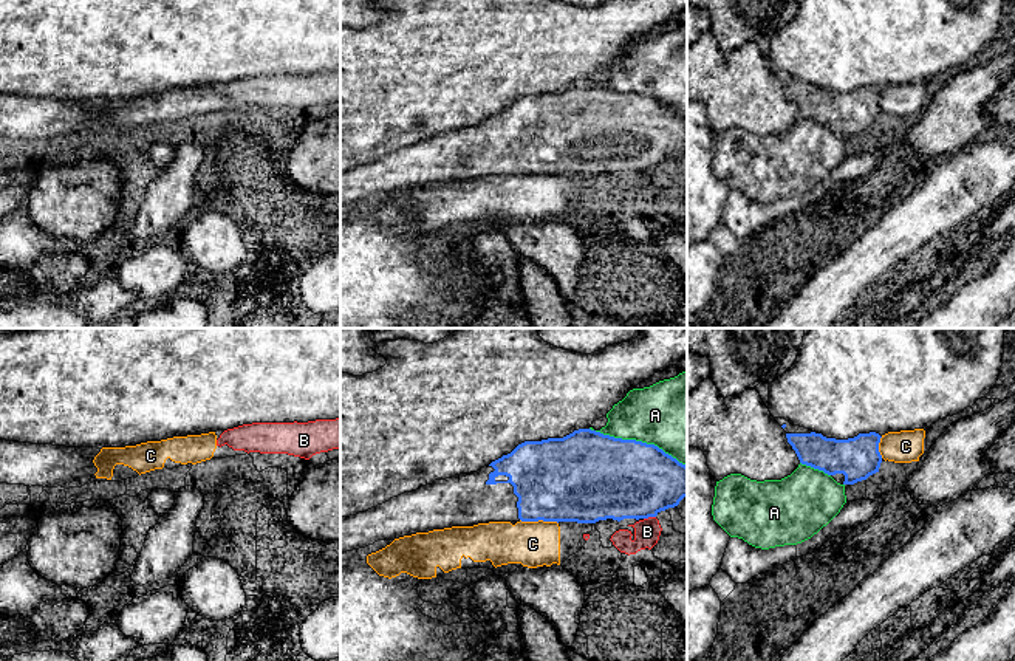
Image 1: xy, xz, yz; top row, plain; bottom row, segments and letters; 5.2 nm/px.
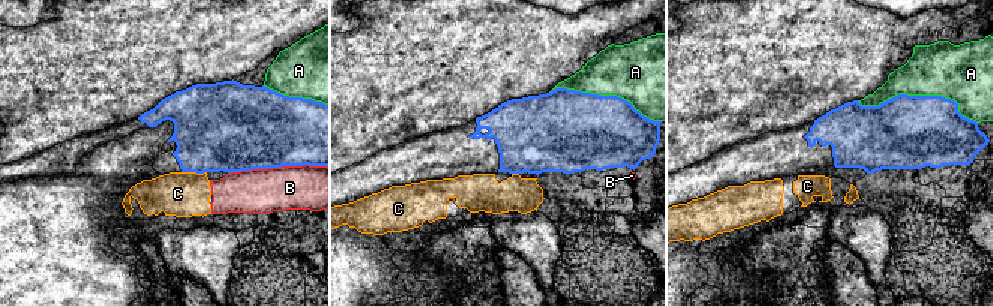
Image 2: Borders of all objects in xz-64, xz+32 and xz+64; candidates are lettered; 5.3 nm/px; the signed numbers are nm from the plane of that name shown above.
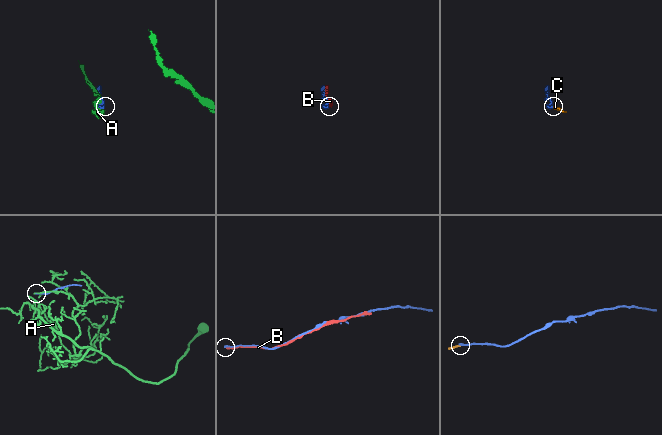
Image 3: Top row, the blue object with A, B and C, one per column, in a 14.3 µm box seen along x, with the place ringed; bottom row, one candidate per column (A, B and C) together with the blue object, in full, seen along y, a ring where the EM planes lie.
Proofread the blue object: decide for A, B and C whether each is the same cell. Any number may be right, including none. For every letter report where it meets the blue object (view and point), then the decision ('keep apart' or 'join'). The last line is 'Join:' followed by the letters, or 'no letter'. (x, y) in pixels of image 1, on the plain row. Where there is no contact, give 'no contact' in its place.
A: xz (638, 95) | keep apart
B: xz (649, 169) | keep apart
C: xz (539, 172) | keep apart
Join: no letter

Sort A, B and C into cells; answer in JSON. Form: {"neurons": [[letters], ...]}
{"neurons": [["A"], ["B", "C"]]}

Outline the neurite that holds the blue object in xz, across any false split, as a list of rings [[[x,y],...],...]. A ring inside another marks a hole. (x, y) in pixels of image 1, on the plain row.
[[[591,82],[563,91],[525,94],[477,125],[435,133],[365,166],[340,172],[340,206],[416,186],[489,175],[577,175],[648,172],[687,150],[687,119],[654,98]]]

